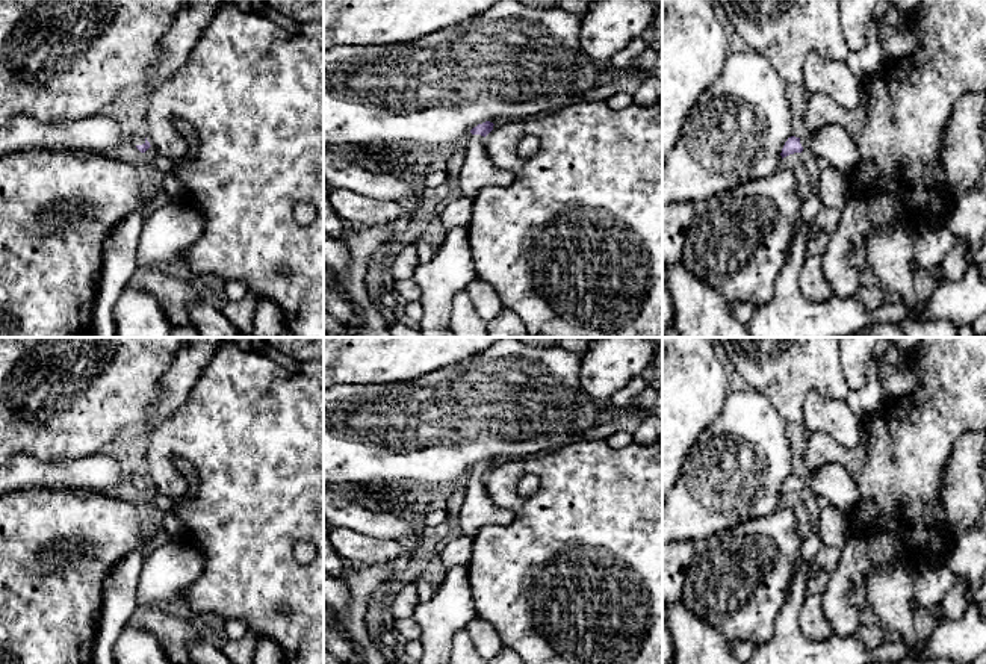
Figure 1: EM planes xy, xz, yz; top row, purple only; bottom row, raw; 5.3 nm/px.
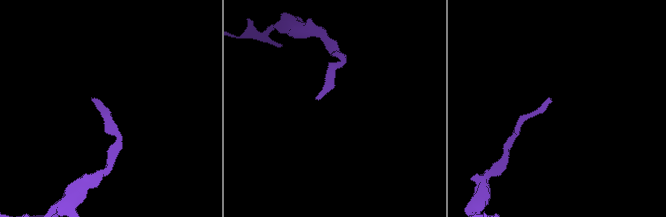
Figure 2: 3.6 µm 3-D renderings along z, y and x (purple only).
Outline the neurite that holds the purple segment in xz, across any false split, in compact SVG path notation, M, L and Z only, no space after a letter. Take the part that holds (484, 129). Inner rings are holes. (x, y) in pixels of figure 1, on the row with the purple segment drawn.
M485 121L470 130L466 147L466 160L458 175L463 195L475 198L487 186L508 186L513 174L496 168L485 151L485 136L493 130L493 123Z

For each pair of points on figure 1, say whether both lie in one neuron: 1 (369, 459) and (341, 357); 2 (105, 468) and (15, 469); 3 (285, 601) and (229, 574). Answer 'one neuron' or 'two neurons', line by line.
1: two neurons
2: one neuron
3: one neuron

